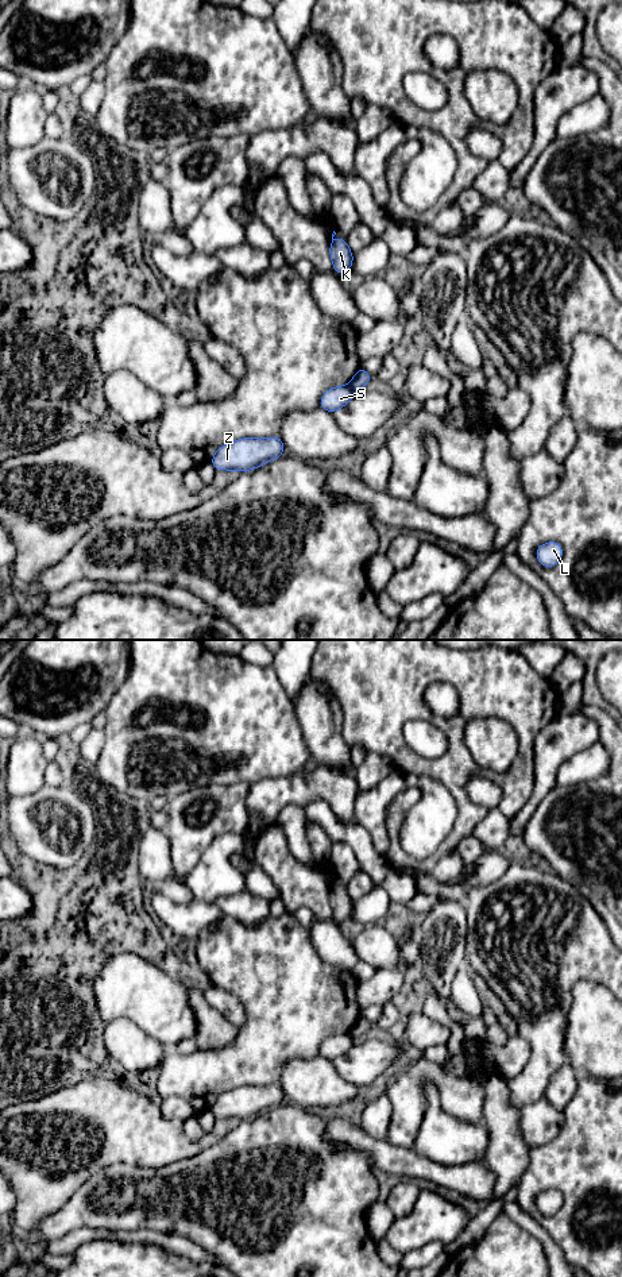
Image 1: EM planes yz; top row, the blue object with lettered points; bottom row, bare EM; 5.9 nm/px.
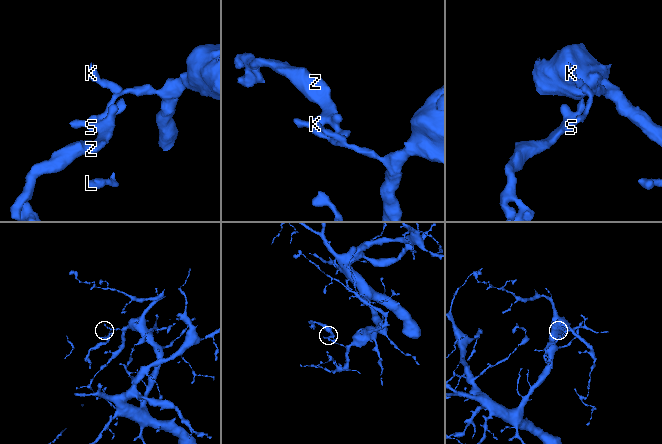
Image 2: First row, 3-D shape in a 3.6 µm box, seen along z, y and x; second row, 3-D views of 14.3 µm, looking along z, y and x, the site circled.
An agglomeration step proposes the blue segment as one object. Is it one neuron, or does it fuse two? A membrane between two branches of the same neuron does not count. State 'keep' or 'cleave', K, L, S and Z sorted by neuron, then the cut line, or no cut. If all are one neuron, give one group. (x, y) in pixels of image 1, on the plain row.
cleave | K L / S Z | yz (350, 1031), (354, 1036)

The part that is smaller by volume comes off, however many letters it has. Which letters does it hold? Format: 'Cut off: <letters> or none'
Cut off: S, Z

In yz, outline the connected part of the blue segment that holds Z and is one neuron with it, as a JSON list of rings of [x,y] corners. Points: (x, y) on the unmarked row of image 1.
[[[279,1084],[266,1087],[243,1085],[217,1096],[210,1111],[215,1118],[251,1119],[282,1106],[285,1092]]]

